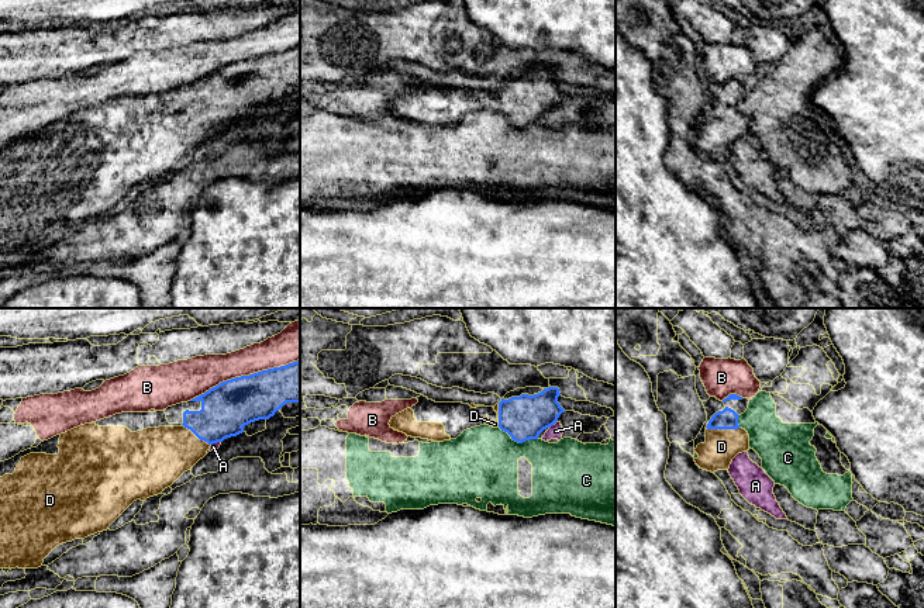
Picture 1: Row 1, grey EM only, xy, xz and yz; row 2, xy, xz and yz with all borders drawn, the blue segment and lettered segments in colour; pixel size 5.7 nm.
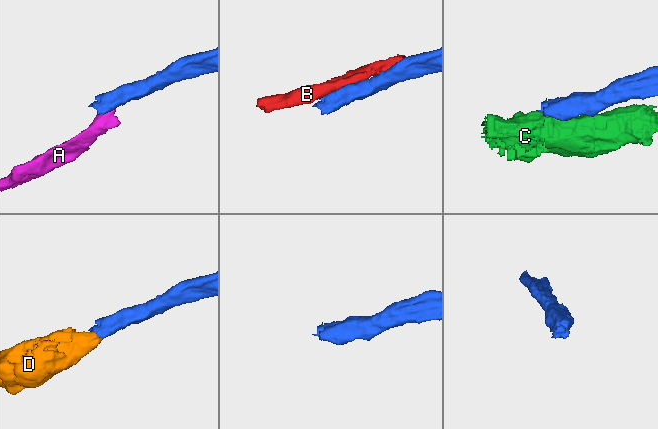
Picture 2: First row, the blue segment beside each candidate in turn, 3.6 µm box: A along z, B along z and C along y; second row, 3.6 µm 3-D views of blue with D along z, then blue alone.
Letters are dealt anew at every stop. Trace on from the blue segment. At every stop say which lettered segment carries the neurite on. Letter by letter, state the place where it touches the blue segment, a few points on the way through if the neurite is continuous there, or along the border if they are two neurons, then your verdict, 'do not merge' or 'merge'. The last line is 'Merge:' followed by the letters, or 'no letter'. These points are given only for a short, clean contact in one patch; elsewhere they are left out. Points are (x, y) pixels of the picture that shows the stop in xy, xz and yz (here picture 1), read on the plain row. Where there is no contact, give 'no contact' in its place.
A: contact xy (216, 127); border xy (220, 125), (211, 130); do not merge
B: contact xy (244, 61); do not merge
C: contact xz (519, 127); border xz (499, 111), (519, 127), (537, 124); do not merge
D: contact yz (723, 113); way yz (727, 103), (723, 113), (721, 131); merge
Merge: D

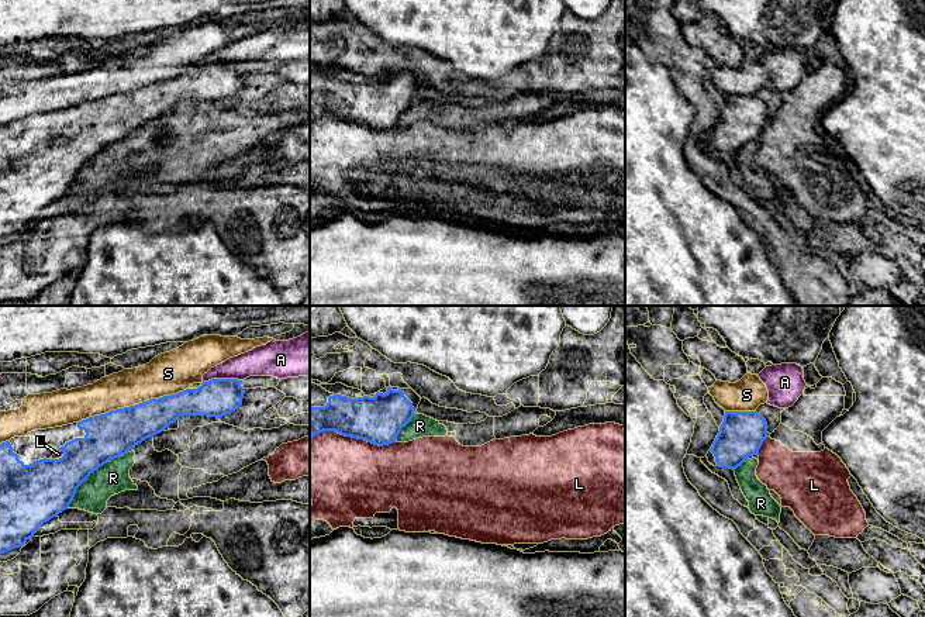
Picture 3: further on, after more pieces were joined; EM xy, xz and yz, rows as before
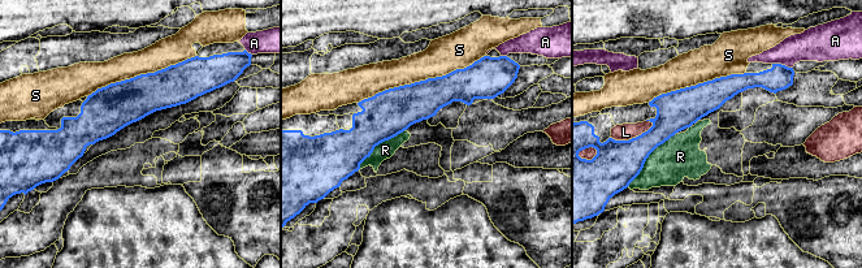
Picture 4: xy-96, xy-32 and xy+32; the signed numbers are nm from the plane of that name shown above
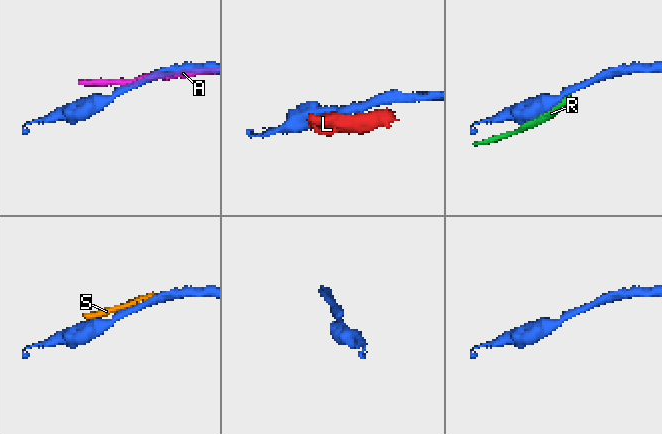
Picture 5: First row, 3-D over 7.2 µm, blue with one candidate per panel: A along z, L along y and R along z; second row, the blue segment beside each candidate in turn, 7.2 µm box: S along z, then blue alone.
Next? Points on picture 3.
A: contact xy (221, 64); do not merge
L: contact xz (352, 121); do not merge
R: contact xy (82, 166); do not merge
S: contact xy (133, 90); do not merge
Merge: no letter

